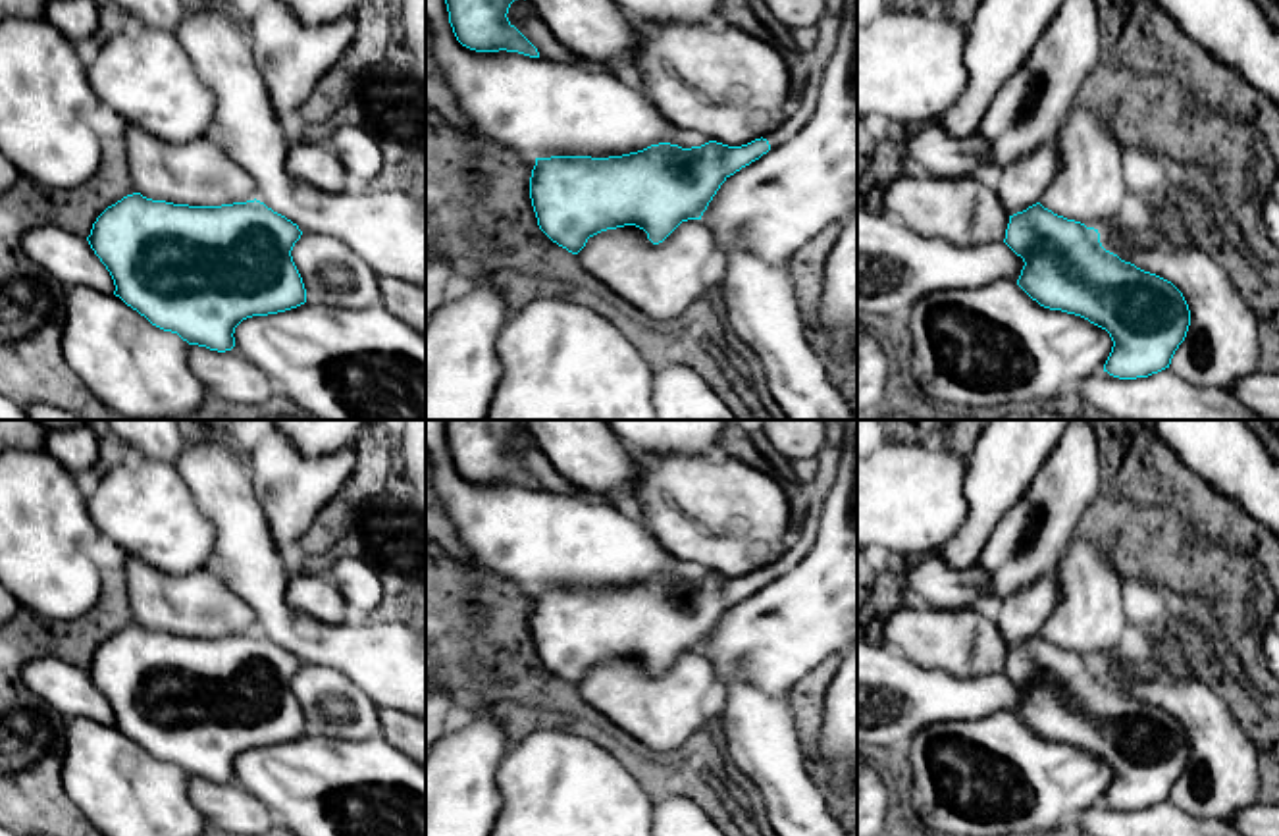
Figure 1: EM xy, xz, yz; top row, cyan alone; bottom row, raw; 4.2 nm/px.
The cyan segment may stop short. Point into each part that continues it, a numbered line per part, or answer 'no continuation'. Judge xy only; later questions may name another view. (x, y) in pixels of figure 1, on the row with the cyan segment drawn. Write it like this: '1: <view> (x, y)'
no continuation

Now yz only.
no continuation

